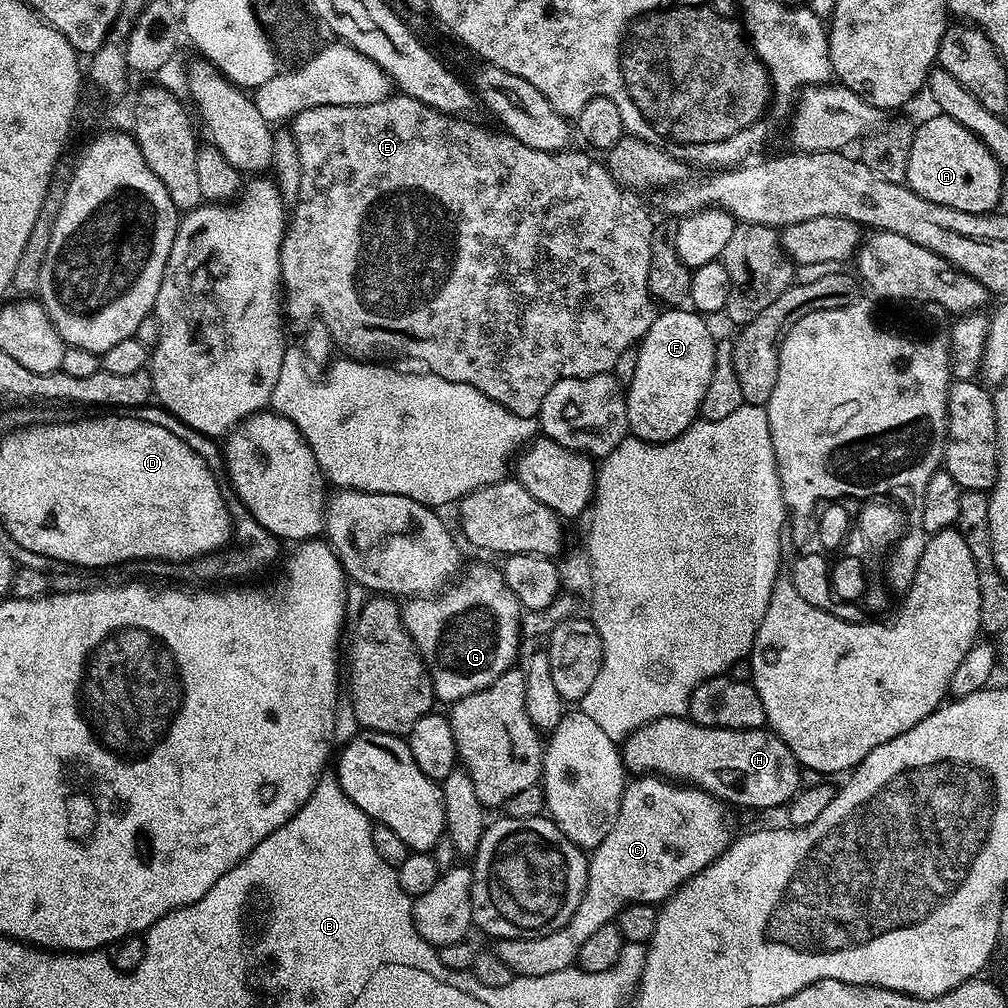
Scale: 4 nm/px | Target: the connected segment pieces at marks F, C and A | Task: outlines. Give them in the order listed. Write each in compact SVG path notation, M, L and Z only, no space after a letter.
M676 306L671 310L661 311L636 348L638 364L633 380L626 385L626 414L627 431L637 440L665 444L667 440L681 436L700 416L702 398L706 398L706 386L710 386L710 378L714 374L718 340L717 337L712 337L712 332L704 321L707 319L701 313L695 310L683 312L684 310L683 307Z
M640 774L629 779L625 783L620 812L612 823L612 829L597 848L591 849L584 897L582 902L578 902L578 910L574 910L566 926L548 932L545 936L497 939L494 945L496 956L502 958L502 962L506 962L506 966L510 966L516 976L554 974L573 967L579 961L586 938L590 938L590 934L597 932L601 926L613 923L626 905L659 905L727 850L734 839L734 831L731 822L724 817L724 808L725 801L701 788L693 788L691 784L673 782L655 774Z
M935 114L920 129L912 132L910 158L906 166L906 183L914 194L963 212L988 214L1000 203L1005 177L994 154L966 126L954 118Z

